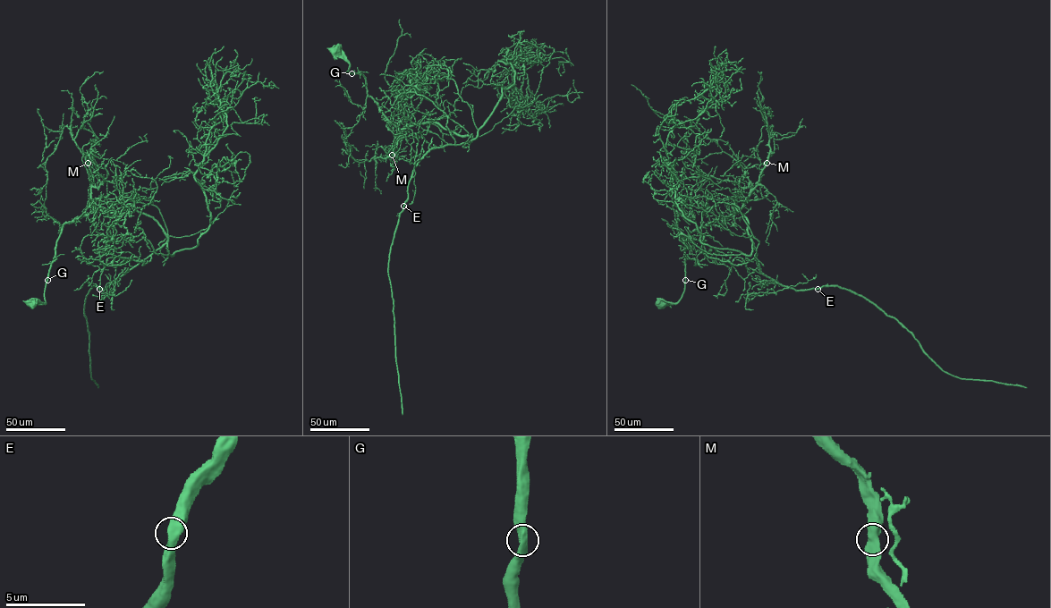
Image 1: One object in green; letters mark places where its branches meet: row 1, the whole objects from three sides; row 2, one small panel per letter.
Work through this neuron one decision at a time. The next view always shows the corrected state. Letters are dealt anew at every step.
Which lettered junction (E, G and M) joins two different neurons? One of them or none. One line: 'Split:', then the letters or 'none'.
Split: none

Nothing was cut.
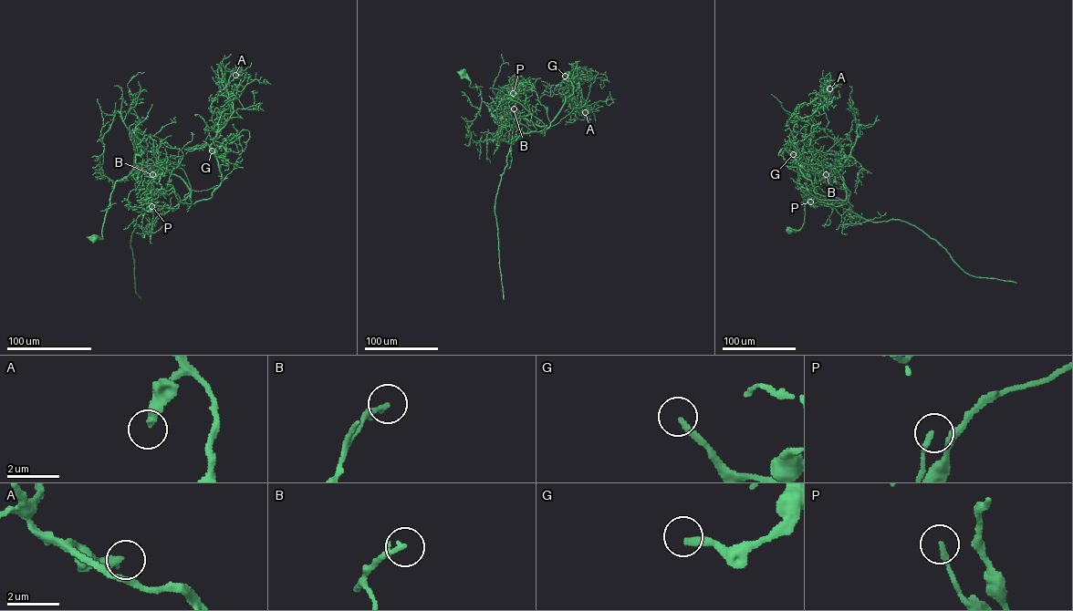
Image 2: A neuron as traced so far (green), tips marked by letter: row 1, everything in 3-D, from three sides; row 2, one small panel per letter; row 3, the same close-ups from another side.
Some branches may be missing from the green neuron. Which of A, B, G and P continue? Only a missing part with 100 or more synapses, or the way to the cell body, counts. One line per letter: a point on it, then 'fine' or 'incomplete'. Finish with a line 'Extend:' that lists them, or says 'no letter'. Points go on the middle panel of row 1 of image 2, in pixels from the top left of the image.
A: place (585, 112); fine
B: place (514, 108); fine
G: place (565, 76); incomplete
P: place (513, 93); fine
Extend: G

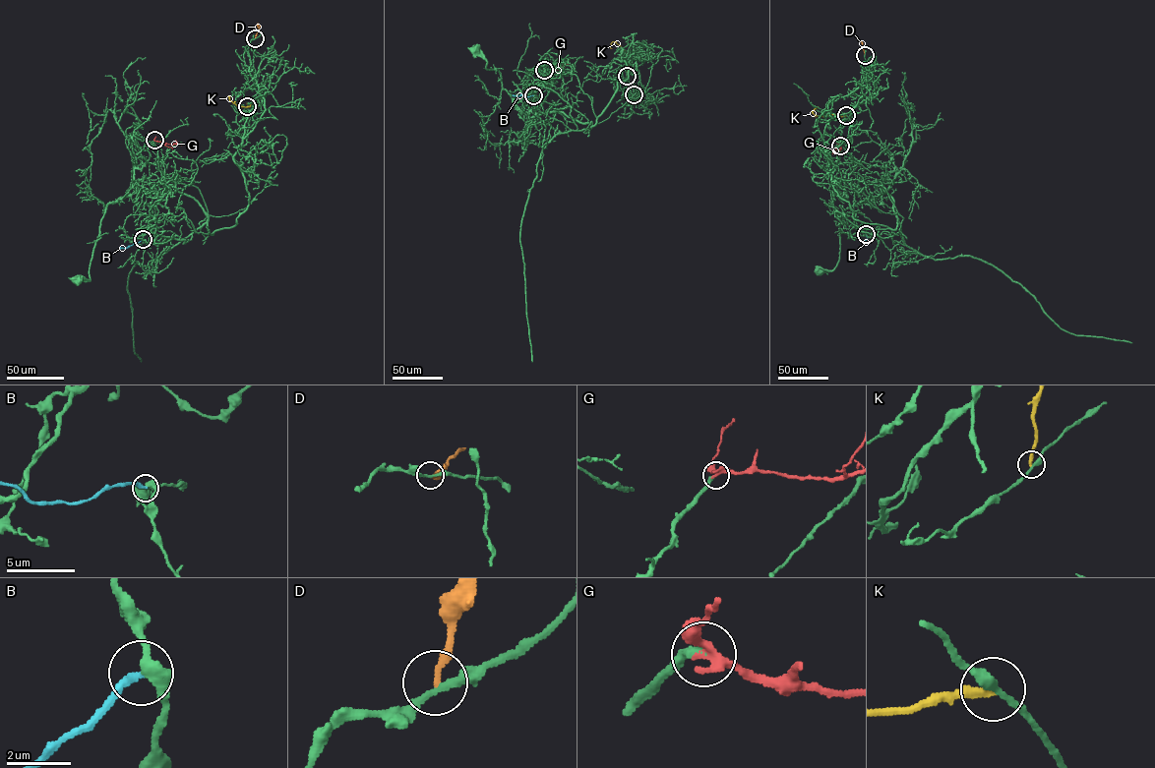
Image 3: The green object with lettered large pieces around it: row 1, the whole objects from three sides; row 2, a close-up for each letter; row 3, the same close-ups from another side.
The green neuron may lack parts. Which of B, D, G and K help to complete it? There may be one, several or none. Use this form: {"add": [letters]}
{"add": ["G"]}

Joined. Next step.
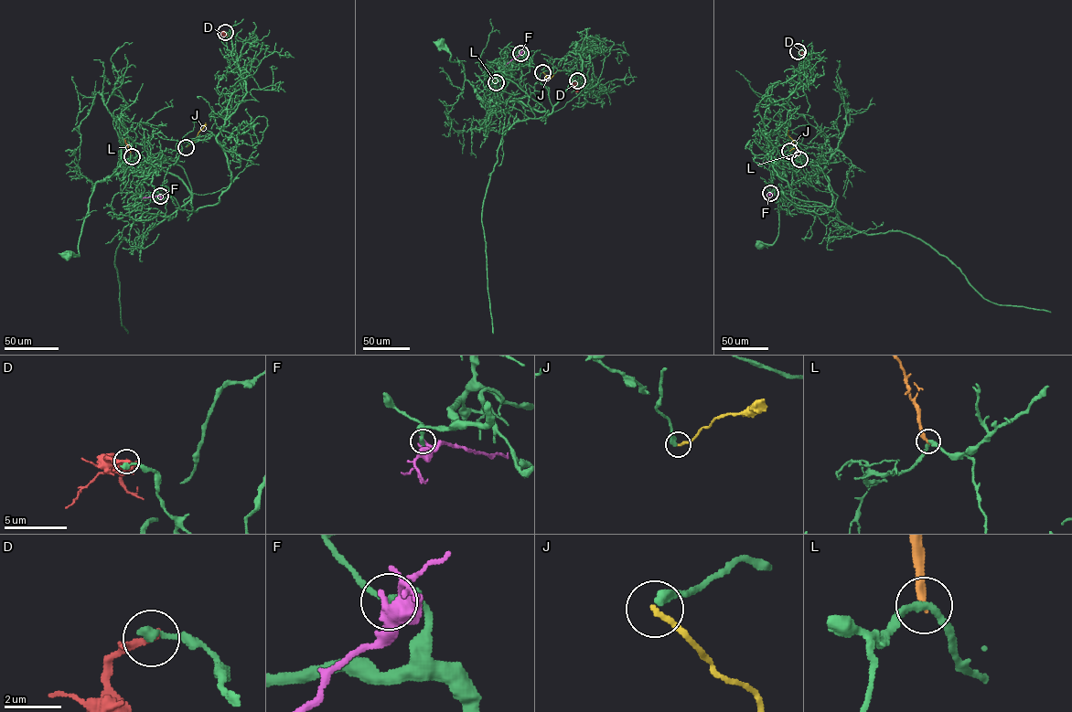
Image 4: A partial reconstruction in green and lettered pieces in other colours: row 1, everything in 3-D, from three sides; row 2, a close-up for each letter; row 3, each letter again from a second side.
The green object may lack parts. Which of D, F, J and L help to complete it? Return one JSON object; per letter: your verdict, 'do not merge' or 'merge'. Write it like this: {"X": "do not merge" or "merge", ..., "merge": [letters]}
{"D": "do not merge", "F": "do not merge", "J": "do not merge", "L": "do not merge", "merge": []}

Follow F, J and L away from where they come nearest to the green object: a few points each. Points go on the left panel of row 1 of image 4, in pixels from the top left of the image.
F: (160, 195), (142, 199)
J: (186, 147), (193, 143), (205, 122)
L: (132, 156), (124, 139)

